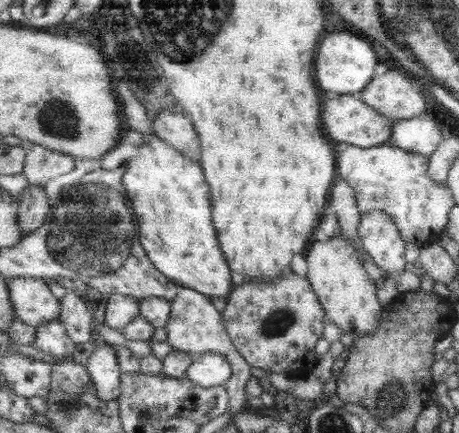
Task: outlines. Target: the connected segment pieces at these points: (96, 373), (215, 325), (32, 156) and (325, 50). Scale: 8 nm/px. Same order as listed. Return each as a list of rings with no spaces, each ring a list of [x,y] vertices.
[[[98,342],[86,363],[93,384],[97,385],[97,395],[104,401],[112,401],[121,396],[121,365],[115,347]]]
[[[182,287],[175,300],[171,301],[172,315],[169,318],[165,330],[167,332],[167,342],[173,349],[179,349],[188,353],[200,354],[207,351],[222,354],[229,359],[233,366],[233,376],[225,384],[230,394],[229,409],[231,414],[243,412],[245,398],[247,398],[246,388],[248,382],[254,377],[251,374],[251,367],[248,360],[237,350],[236,344],[229,336],[225,326],[224,313],[215,308],[211,297],[196,289]]]
[[[23,140],[22,148],[26,151],[25,176],[30,185],[45,186],[49,180],[59,178],[64,174],[73,172],[75,160],[73,157],[44,148],[38,143]]]
[[[333,32],[319,46],[319,54],[317,54],[319,84],[325,90],[339,92],[340,95],[359,95],[372,82],[375,70],[380,65],[377,54],[378,50],[371,42],[355,36],[353,32]]]

